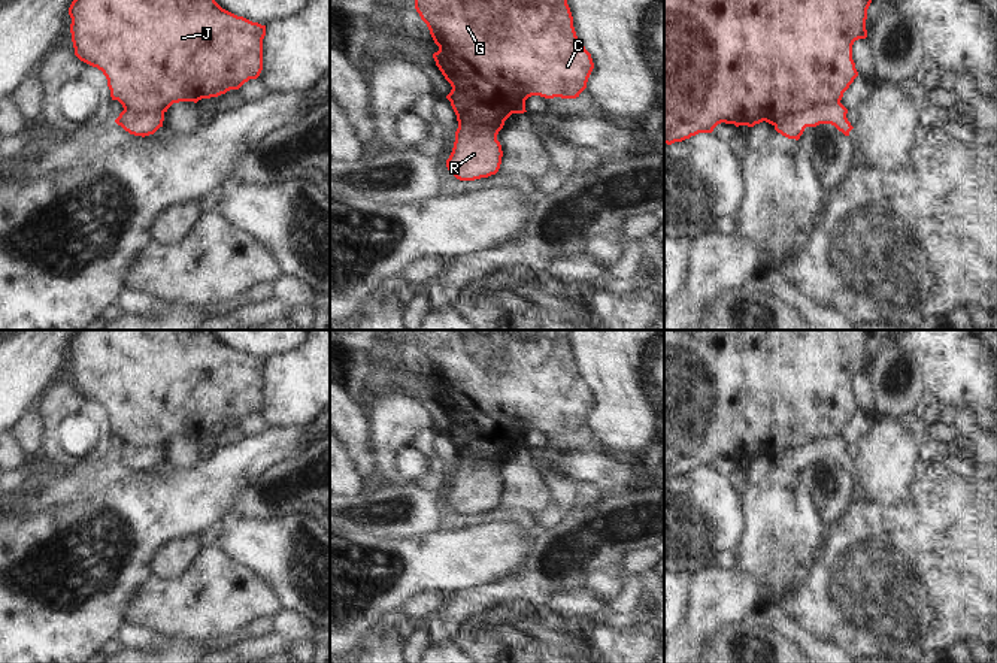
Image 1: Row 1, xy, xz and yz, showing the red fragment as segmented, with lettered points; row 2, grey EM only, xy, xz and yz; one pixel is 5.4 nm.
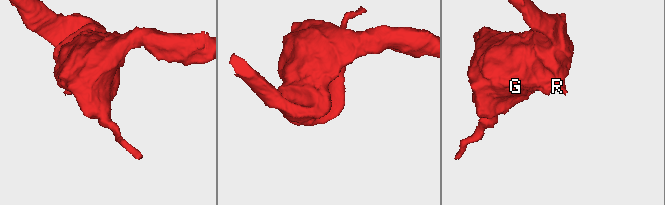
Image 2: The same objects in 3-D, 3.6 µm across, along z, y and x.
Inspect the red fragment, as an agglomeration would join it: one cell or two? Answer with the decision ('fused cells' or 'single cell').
fused cells

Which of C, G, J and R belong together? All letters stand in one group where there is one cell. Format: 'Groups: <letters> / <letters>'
Groups: C G J / R

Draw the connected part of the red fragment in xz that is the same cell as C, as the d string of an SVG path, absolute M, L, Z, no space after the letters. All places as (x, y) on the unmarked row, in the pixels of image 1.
M415 330L415 343L421 354L427 358L434 378L439 385L433 388L436 400L451 418L452 424L446 430L457 449L457 455L470 454L473 457L473 466L500 466L504 455L512 448L524 448L525 435L531 430L540 430L545 433L576 433L587 423L588 412L594 403L591 388L579 376L570 342L567 339L569 330Z

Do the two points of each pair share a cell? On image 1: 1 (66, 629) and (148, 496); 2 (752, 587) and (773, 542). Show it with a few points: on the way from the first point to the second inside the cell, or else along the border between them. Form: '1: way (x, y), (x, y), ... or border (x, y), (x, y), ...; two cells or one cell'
1: way (102, 598), (121, 584), (141, 532); one cell
2: border (736, 568), (757, 577), (763, 583), (761, 601); two cells

